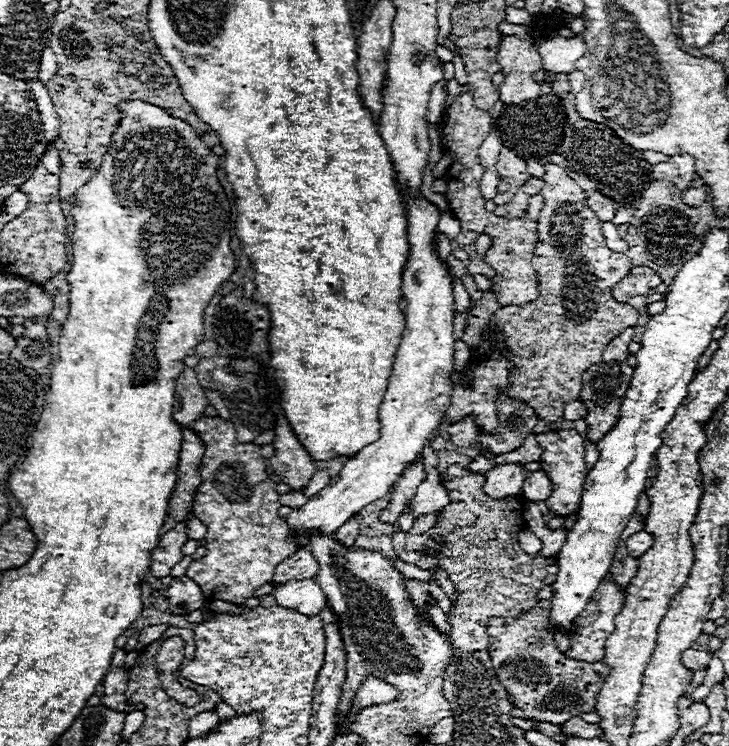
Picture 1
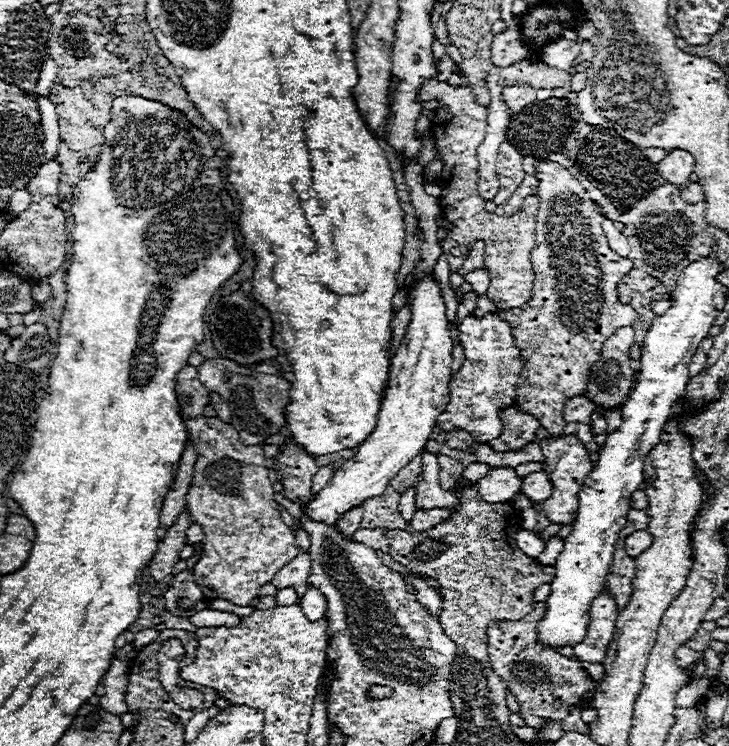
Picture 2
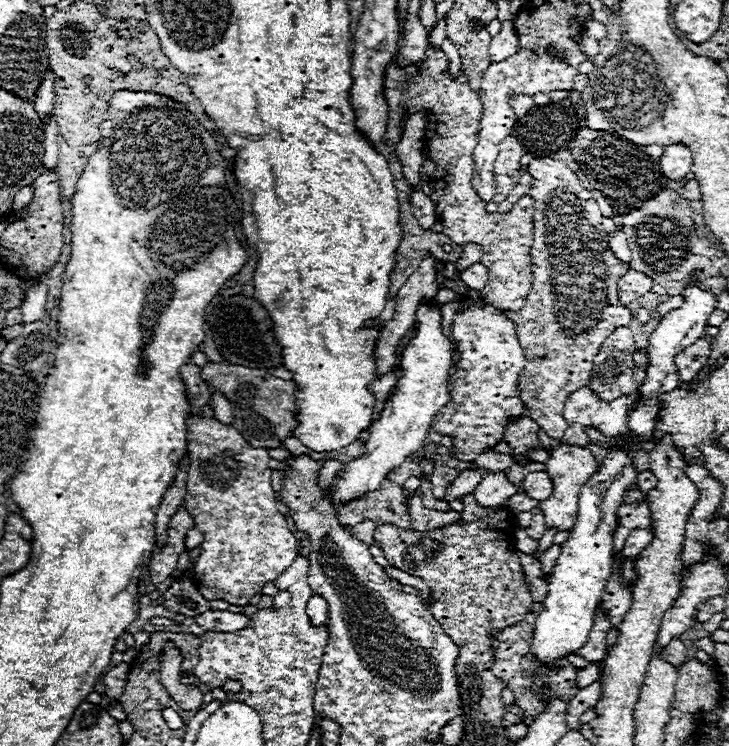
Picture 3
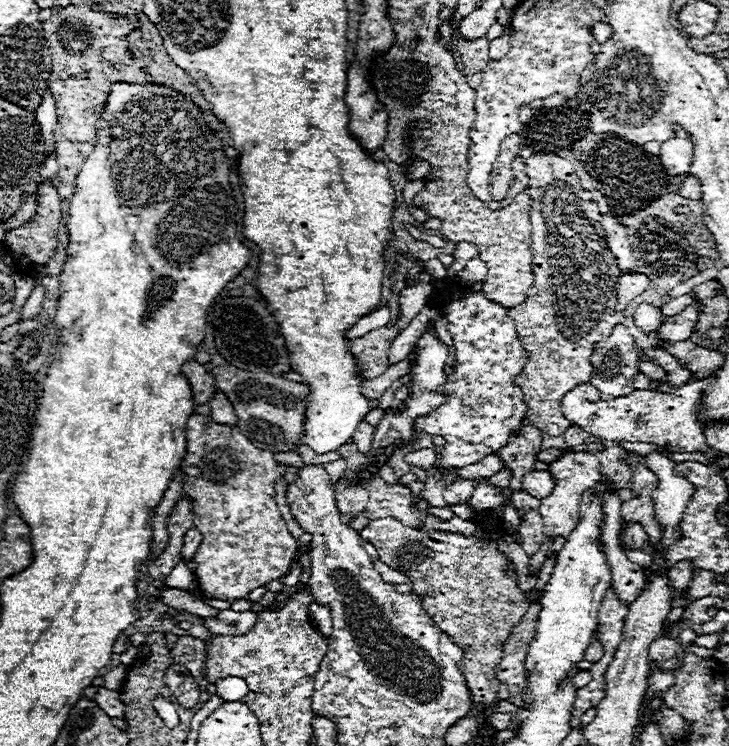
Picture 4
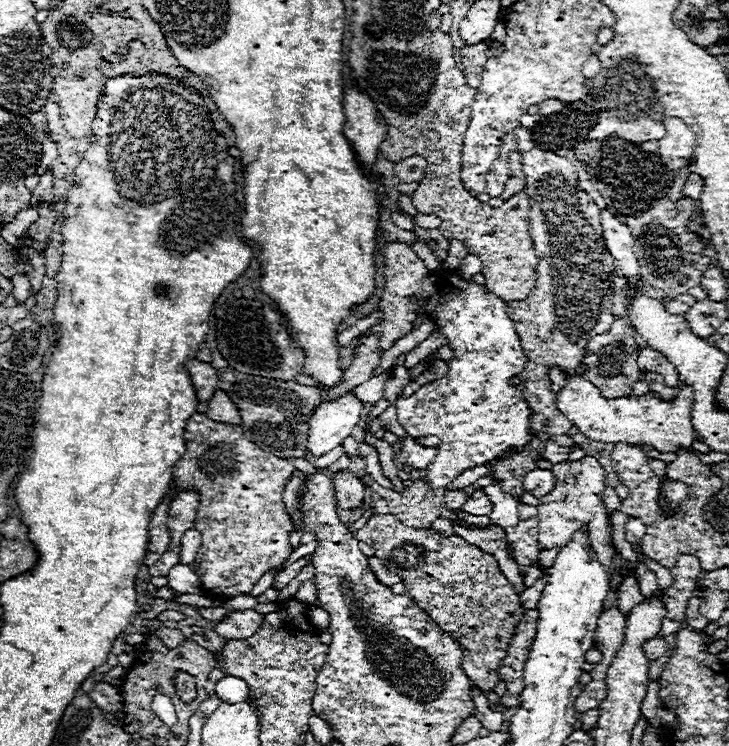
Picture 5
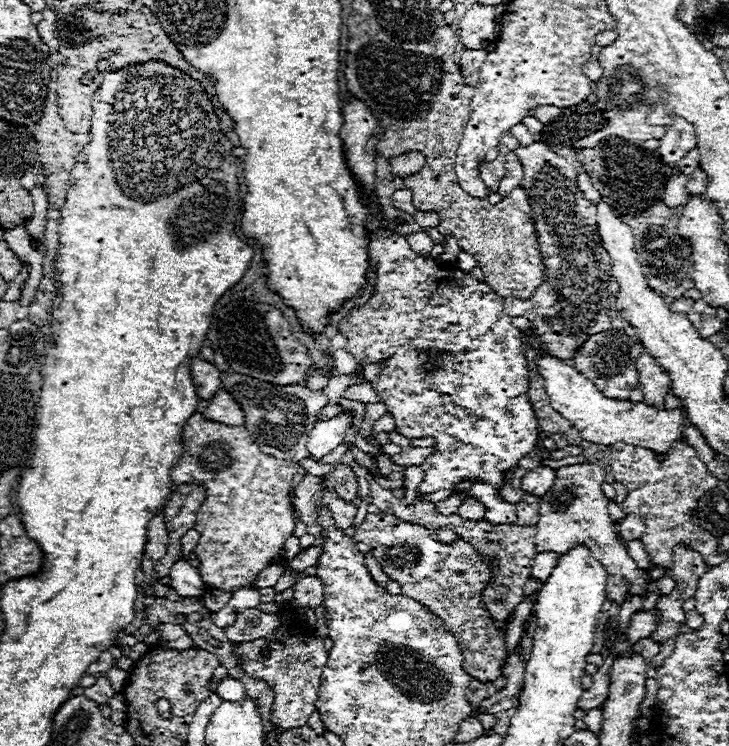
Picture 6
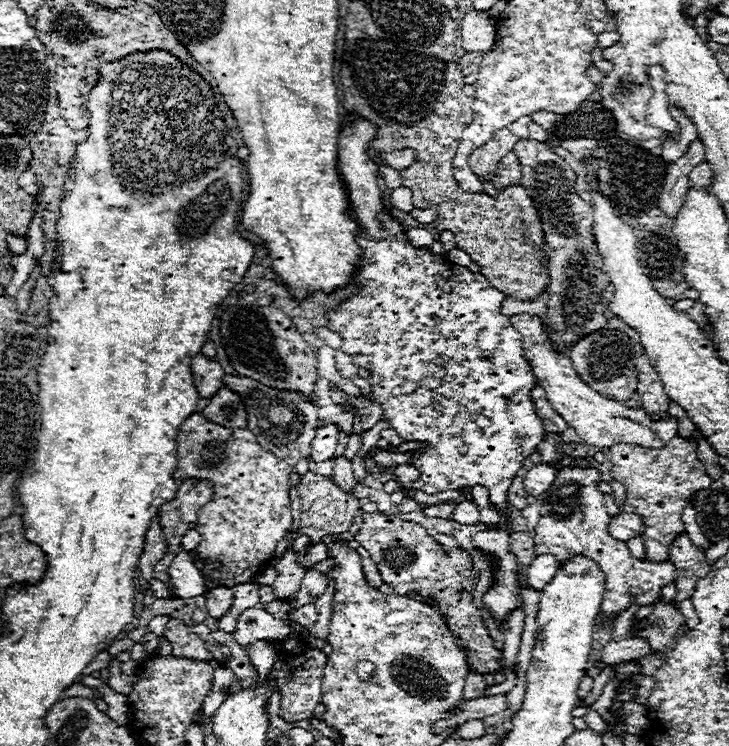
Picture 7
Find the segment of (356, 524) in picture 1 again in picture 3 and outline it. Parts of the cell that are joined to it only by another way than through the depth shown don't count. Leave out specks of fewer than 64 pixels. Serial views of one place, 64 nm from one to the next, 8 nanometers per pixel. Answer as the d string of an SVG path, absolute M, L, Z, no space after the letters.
M360 496L356 500L350 500L346 504L340 504L336 506L336 514L338 514L338 520L342 526L346 526L348 530L352 526L356 526L358 522L364 520L364 510L366 510L366 496Z

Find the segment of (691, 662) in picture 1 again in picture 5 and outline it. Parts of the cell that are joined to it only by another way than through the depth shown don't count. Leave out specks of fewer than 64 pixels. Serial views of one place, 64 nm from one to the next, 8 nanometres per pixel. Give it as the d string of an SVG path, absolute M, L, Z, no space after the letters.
M652 638L652 640L644 642L644 656L648 660L656 660L656 658L664 656L666 650L670 650L670 646L664 640L660 640L660 638Z

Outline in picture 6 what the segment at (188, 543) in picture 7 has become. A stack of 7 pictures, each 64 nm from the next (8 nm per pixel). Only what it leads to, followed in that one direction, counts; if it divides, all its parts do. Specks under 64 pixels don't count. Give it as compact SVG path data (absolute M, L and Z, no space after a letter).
M188 530L188 532L182 536L182 554L184 554L186 558L188 558L190 552L196 548L198 540L200 540L200 534L198 534L196 530Z

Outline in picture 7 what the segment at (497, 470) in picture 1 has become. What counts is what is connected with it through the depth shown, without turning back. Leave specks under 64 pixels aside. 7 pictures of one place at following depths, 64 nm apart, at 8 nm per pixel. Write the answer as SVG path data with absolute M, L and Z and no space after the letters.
M460 502L456 504L450 520L458 524L478 524L480 522L480 508L472 502Z

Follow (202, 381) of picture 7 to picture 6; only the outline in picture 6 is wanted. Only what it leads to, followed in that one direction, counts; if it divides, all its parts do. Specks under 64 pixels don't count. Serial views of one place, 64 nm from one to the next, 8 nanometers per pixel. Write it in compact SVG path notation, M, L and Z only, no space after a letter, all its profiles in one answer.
M192 358L190 360L190 372L194 378L194 386L198 390L198 396L202 400L210 400L218 390L220 390L220 370L206 360L200 358Z

